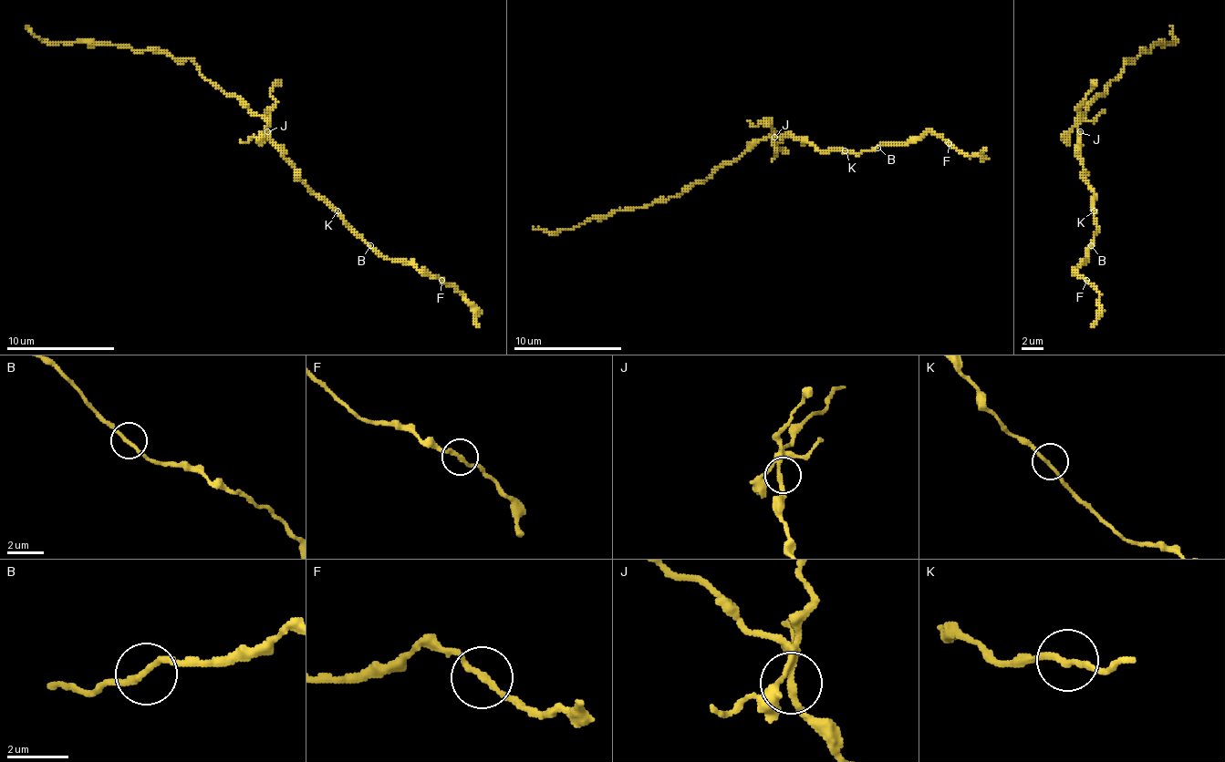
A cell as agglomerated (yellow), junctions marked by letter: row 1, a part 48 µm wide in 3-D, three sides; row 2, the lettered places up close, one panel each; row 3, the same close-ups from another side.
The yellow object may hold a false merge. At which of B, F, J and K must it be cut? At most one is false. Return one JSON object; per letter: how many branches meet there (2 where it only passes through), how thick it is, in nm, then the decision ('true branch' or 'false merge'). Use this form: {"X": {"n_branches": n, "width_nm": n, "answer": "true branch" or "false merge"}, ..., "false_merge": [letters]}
{"B": {"n_branches": 2, "width_nm": 200, "answer": "true branch"}, "F": {"n_branches": 2, "width_nm": 200, "answer": "true branch"}, "J": {"n_branches": 3, "width_nm": 180, "answer": "true branch"}, "K": {"n_branches": 2, "width_nm": 190, "answer": "true branch"}, "false_merge": []}

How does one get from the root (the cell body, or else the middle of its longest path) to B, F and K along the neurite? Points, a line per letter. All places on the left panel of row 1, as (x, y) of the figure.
B: (270, 131), (273, 145), (295, 172), (370, 245)
F: (270, 131), (273, 145), (295, 172), (378, 253), (389, 259), (406, 259), (441, 281)
K: (270, 131), (273, 145), (295, 172), (337, 211)

